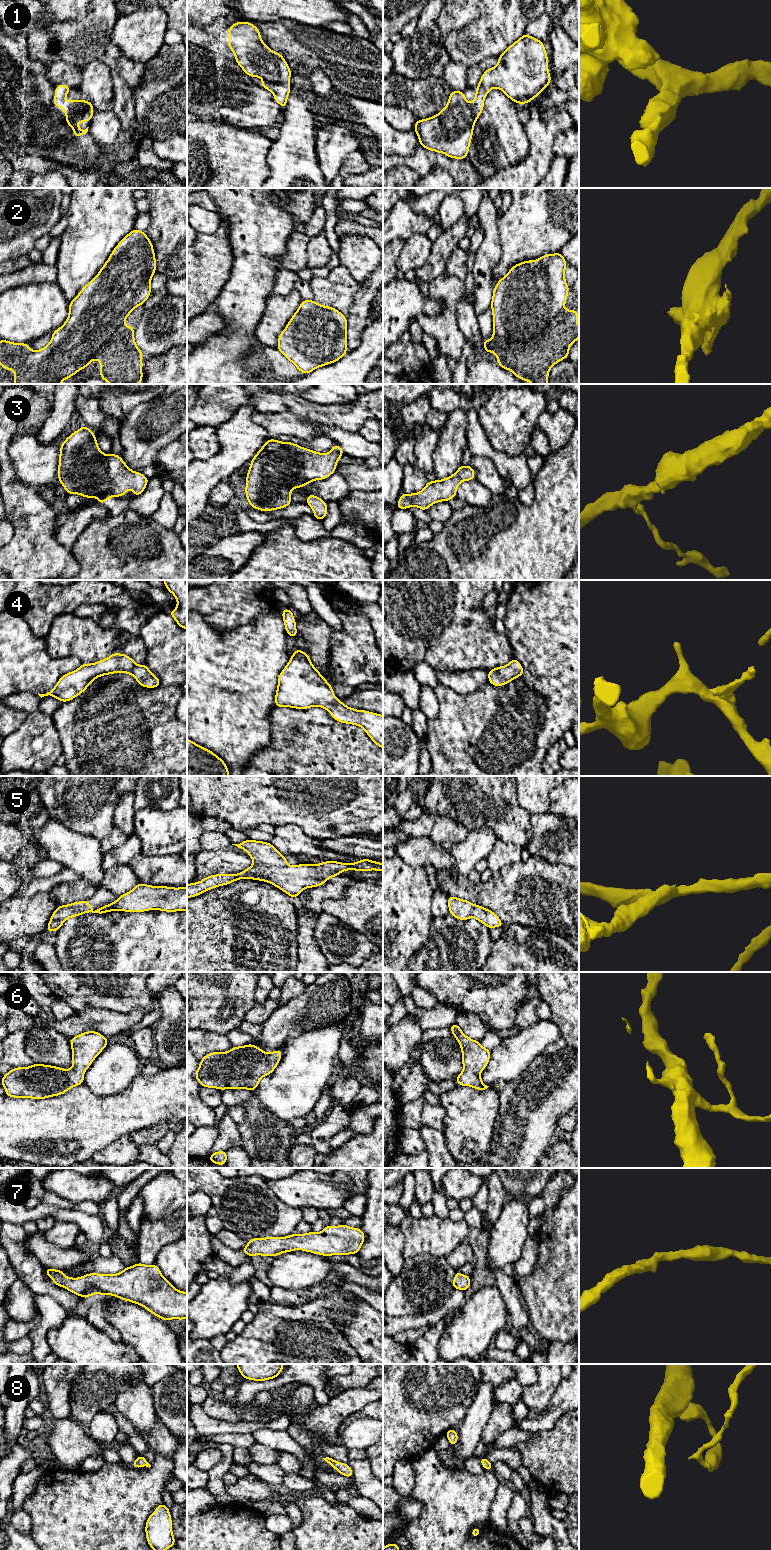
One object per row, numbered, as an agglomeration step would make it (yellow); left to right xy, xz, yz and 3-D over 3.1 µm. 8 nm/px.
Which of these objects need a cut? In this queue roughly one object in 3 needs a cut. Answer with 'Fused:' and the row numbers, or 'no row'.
Fused: 8

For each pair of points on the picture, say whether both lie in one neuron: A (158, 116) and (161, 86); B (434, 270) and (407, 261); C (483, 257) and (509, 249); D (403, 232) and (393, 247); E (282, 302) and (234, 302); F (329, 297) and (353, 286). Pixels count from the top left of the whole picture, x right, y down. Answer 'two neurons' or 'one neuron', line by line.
A: one neuron
B: two neurons
C: two neurons
D: two neurons
E: two neurons
F: one neuron

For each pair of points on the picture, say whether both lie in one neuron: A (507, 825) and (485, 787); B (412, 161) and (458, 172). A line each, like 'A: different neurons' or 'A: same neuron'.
A: same neuron
B: same neuron

